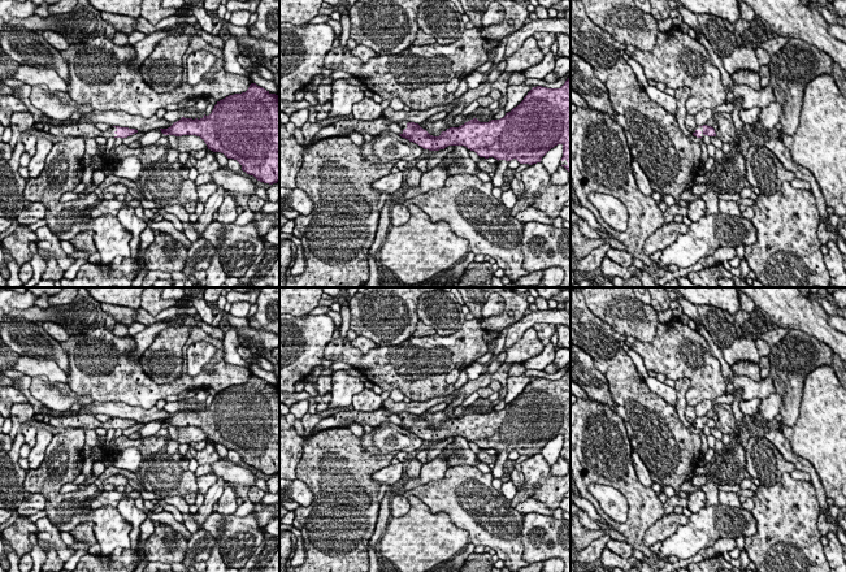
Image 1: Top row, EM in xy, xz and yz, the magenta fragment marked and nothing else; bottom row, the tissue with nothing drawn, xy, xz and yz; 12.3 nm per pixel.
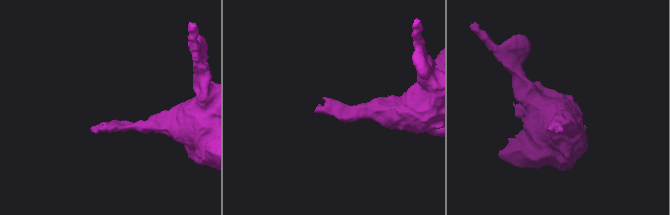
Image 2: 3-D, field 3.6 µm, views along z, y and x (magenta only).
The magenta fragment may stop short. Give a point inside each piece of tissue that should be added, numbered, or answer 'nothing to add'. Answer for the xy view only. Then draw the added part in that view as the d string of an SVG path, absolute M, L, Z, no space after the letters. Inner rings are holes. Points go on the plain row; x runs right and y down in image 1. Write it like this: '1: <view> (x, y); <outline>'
1: xy (86, 421); M39 413L39 415L34 415L32 419L61 429L82 428L84 430L88 430L88 429L96 429L96 428L104 428L107 432L108 429L117 428L116 419L110 417L107 422L101 422L97 419L95 419L94 415L90 415L90 413L78 413L75 416L62 416L62 417Z

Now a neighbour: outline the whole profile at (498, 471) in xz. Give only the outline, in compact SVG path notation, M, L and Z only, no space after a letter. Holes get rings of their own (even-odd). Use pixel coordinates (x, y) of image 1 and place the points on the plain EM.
M499 451L496 455L495 467L491 469L491 474L494 478L503 478L504 477L504 463L508 459L508 452Z

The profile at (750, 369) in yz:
M738 361L730 365L730 369L737 376L746 376L754 381L762 381L759 364L751 361Z

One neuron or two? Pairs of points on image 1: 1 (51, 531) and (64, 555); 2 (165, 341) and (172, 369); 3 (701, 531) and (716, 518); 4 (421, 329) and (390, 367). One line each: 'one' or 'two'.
1: one
2: one
3: one
4: two

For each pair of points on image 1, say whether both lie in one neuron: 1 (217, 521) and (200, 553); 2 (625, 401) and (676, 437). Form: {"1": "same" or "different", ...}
{"1": "different", "2": "same"}

